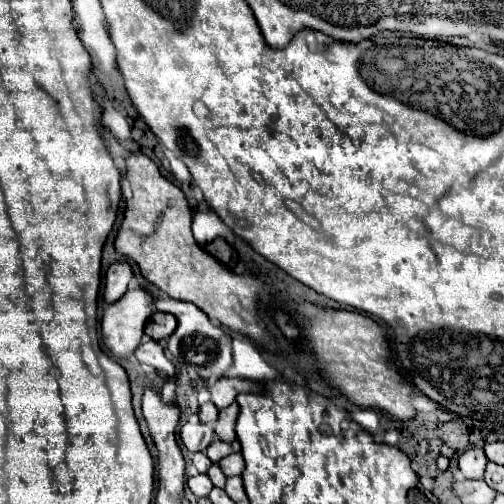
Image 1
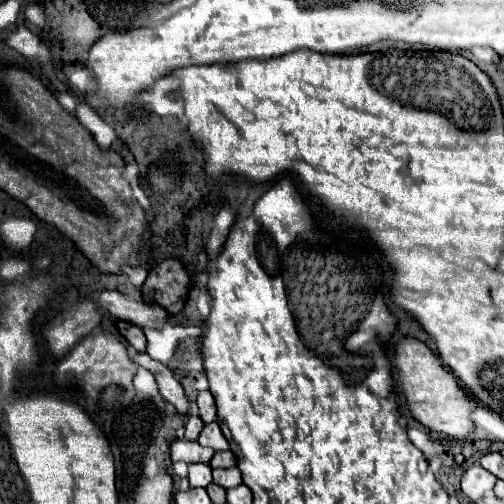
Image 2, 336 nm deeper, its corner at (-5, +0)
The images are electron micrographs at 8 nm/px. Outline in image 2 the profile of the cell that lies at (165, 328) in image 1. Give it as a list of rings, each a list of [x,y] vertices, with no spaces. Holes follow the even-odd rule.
[[[122,324],[120,326],[120,334],[126,338],[126,342],[130,344],[130,346],[134,346],[138,352],[144,352],[146,350],[146,336],[144,336],[144,332],[138,328],[138,326],[134,326],[134,324]]]

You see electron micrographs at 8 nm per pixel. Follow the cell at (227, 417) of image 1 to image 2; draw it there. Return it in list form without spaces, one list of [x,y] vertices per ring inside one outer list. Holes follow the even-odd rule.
[[[216,422],[204,426],[204,430],[202,430],[200,436],[198,436],[198,444],[200,444],[200,446],[208,446],[208,448],[212,448],[212,450],[216,450],[216,452],[228,450],[228,440],[224,438],[224,434],[222,434],[222,430],[218,428]]]

